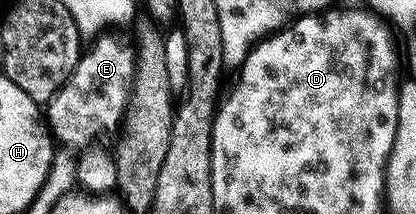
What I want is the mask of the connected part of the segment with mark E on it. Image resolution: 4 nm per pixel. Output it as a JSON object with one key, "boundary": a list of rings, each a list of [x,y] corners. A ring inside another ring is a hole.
{"boundary":[[[102,34],[93,41],[90,49],[78,58],[74,73],[62,83],[58,93],[44,108],[44,116],[53,139],[67,149],[86,148],[97,136],[110,132],[121,125],[130,92],[134,89],[136,52],[118,36]]]}

